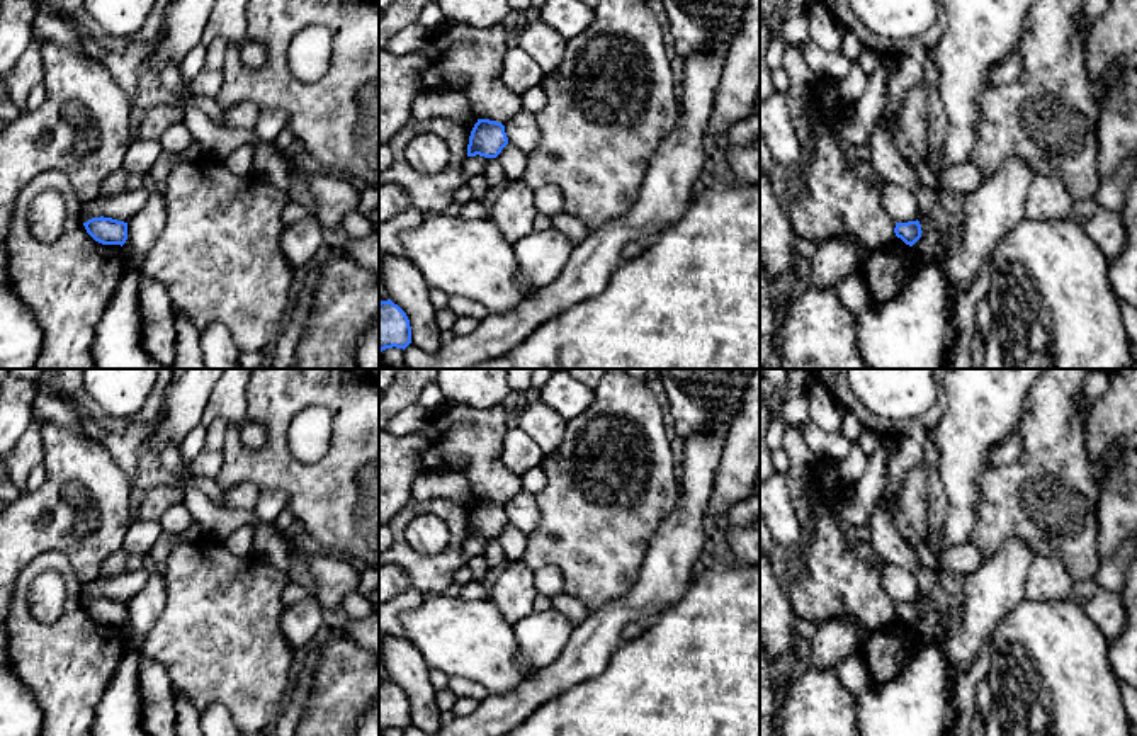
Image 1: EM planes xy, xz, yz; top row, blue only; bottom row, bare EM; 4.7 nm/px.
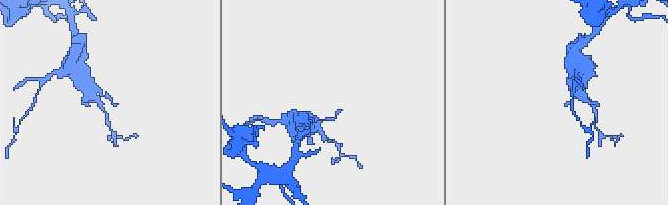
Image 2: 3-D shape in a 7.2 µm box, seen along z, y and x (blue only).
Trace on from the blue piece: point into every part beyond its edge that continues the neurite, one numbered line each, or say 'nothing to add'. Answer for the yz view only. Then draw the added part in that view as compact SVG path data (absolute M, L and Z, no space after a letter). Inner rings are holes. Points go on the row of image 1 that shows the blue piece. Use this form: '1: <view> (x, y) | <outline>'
nothing to add

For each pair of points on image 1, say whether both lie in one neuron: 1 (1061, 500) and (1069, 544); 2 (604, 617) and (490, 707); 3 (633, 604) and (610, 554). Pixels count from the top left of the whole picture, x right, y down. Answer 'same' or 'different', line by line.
1: same
2: same
3: different

